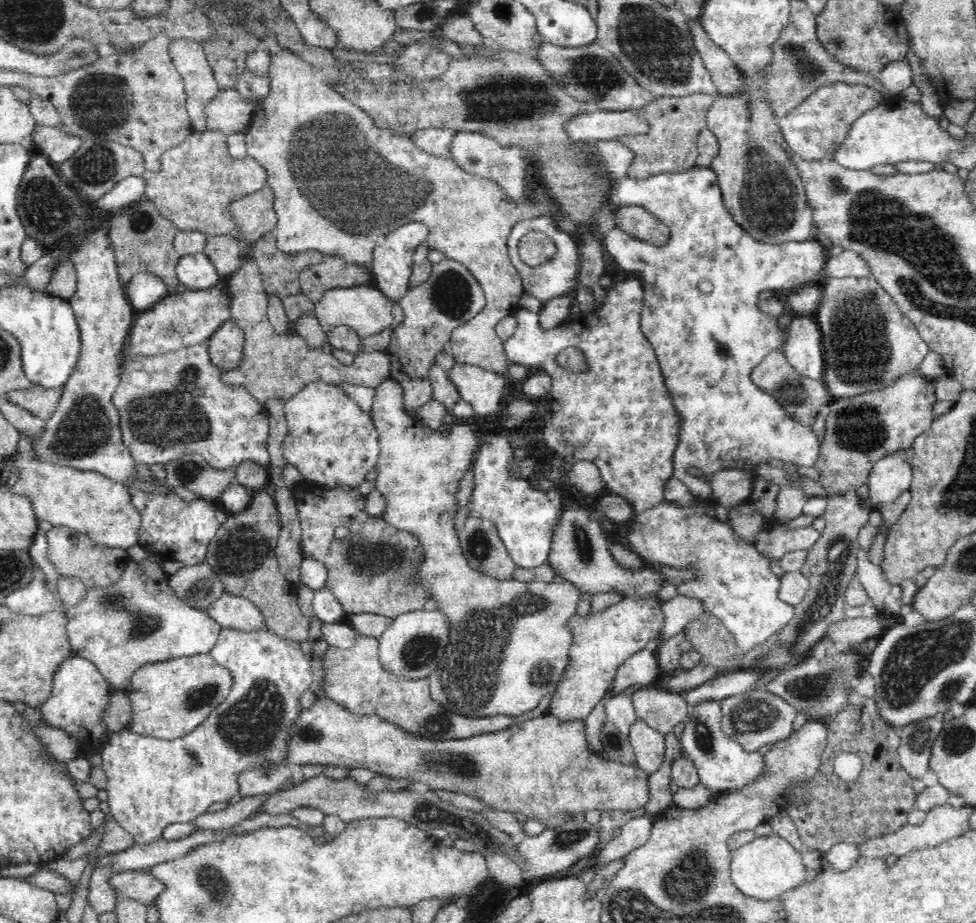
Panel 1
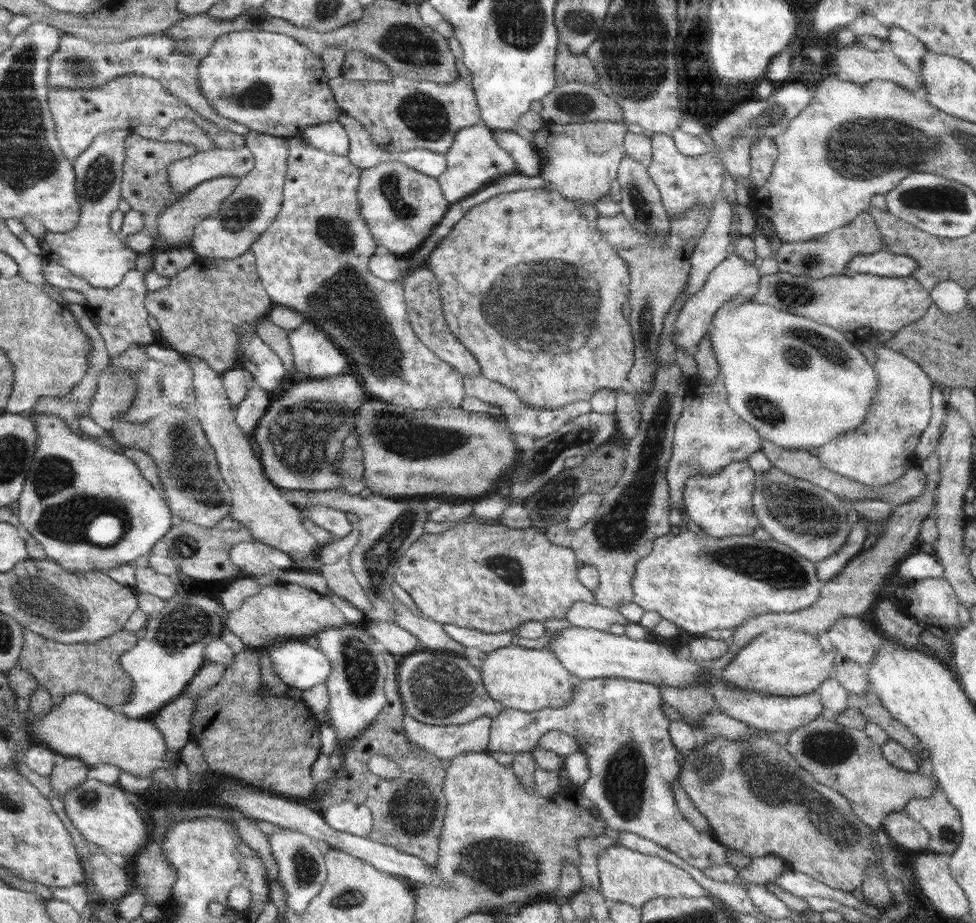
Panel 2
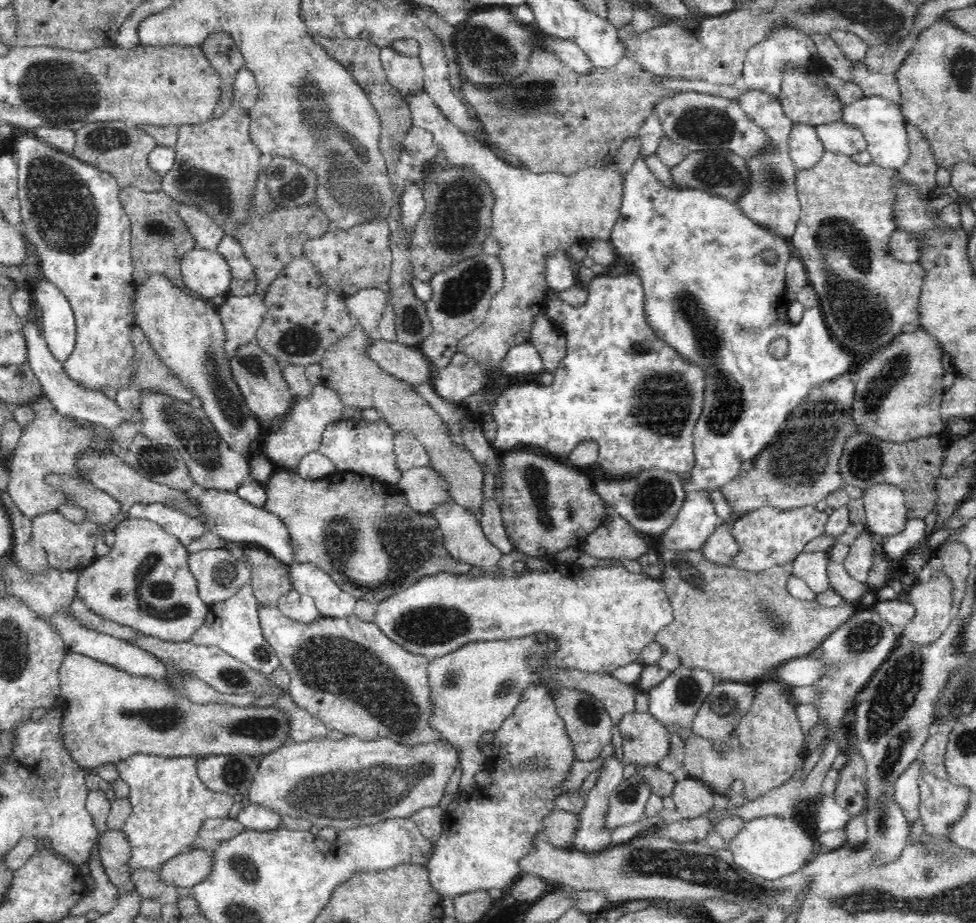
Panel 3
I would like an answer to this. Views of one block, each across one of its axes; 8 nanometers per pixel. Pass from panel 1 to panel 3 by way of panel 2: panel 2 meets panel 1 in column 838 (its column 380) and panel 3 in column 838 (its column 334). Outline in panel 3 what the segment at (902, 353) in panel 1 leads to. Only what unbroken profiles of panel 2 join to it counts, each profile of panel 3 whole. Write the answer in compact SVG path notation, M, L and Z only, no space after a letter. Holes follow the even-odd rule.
M825 151L824 154L822 154L822 158L820 158L818 164L814 165L814 168L808 168L808 170L798 171L796 174L796 190L799 201L801 203L801 216L800 220L798 220L798 226L796 226L794 235L790 238L790 244L794 248L794 251L797 252L798 257L801 259L801 261L804 264L804 267L806 268L807 280L809 285L814 287L816 289L816 292L818 293L821 313L823 314L824 320L826 321L826 324L828 325L830 332L833 334L836 343L838 343L840 347L844 347L844 349L846 349L846 351L848 351L850 355L854 355L856 356L856 358L862 358L862 360L860 360L860 363L862 363L864 359L870 358L870 356L877 354L878 352L881 352L886 346L889 346L899 336L899 334L902 334L902 328L904 328L904 324L917 323L917 320L919 318L919 296L922 290L922 286L924 286L924 278L926 278L926 271L924 271L924 269L922 269L922 267L920 267L920 265L918 265L917 262L900 262L899 260L896 260L890 253L888 253L888 250L890 250L888 249L888 242L890 242L892 234L894 234L894 232L898 230L896 229L896 217L894 217L894 209L892 209L892 206L894 206L893 200L895 199L895 182L897 181L895 180L896 175L897 171L890 170L889 168L882 168L881 166L878 166L873 162L870 164L862 165L854 162L854 160L852 160L850 156L828 151Z

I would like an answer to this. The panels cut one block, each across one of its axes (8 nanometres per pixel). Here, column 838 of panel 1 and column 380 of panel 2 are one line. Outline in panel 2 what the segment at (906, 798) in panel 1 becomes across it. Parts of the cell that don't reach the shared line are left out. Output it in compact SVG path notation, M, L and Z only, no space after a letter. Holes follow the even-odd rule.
M388 672L388 676L385 676L384 693L386 705L382 707L382 712L362 734L349 742L350 746L342 756L342 768L337 770L337 775L329 785L324 785L319 797L321 811L343 800L363 804L370 809L374 824L368 836L370 840L392 845L434 867L439 857L439 837L446 819L447 802L443 793L446 771L440 759L430 752L414 748L415 744L404 735L402 719L406 715L397 688L397 673ZM374 756L386 756L396 762L401 770L400 776L386 780L372 774L368 762Z

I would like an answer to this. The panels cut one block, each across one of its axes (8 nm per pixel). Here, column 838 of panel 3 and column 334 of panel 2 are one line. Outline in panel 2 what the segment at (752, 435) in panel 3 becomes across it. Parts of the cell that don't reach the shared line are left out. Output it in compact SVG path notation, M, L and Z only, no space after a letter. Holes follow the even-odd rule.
M313 322L288 332L295 367L312 378L349 374L350 364L340 348Z

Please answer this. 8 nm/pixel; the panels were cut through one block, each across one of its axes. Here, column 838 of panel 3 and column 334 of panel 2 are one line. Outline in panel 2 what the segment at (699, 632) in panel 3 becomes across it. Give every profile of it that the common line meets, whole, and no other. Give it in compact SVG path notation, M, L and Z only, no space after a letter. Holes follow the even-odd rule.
M340 558L340 560L332 564L321 566L320 569L323 576L327 579L327 586L330 592L347 600L352 606L355 606L363 613L365 610L371 610L373 606L370 604L364 589L354 576L348 558ZM276 582L275 585L263 586L258 594L246 597L240 608L224 613L223 624L224 628L236 634L250 650L260 652L276 641L304 641L318 630L343 627L349 623L326 595L320 595L310 588L299 587L292 582Z

